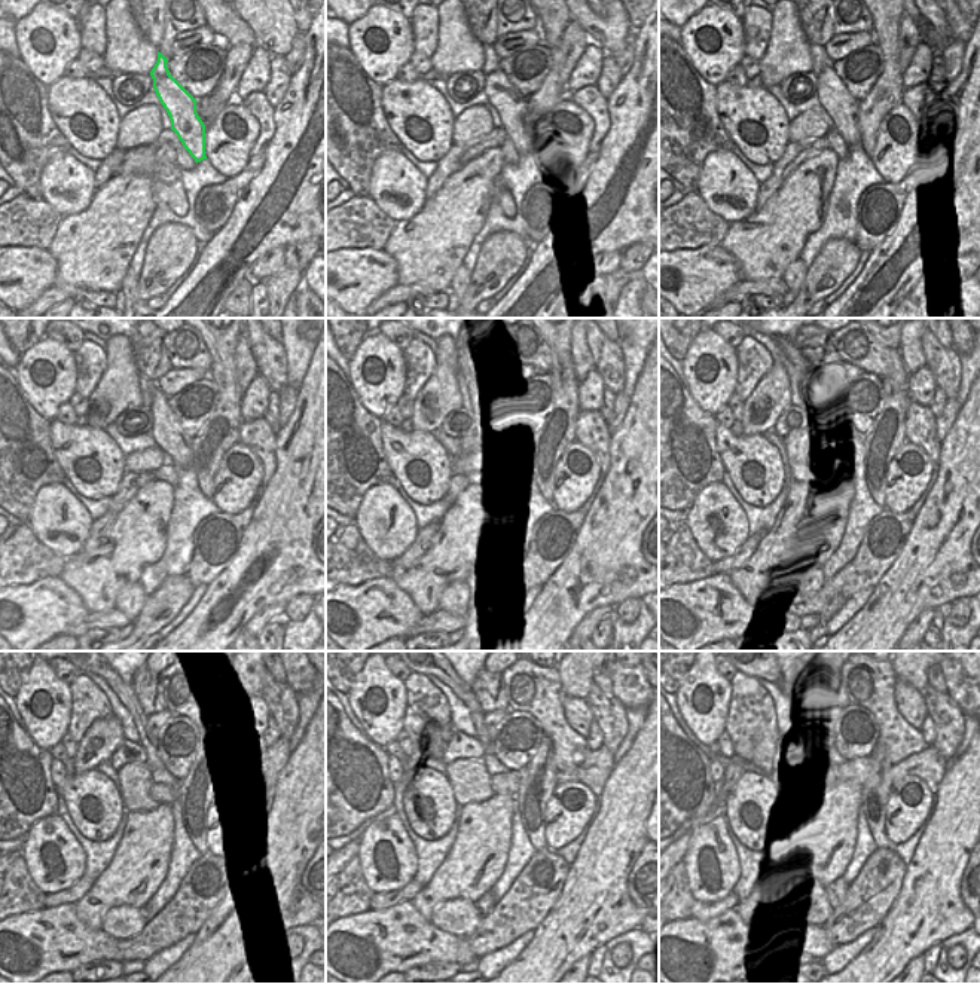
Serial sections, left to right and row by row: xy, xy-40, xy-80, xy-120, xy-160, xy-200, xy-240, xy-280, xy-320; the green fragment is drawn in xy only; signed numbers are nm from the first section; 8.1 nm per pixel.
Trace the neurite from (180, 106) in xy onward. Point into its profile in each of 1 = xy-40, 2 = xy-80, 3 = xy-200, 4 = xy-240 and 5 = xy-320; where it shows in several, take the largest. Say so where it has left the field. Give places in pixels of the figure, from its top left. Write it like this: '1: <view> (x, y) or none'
1: xy-40 (512, 107)
2: xy-80 (833, 95)
3: xy-200 (802, 388)
4: xy-240 (125, 693)
5: xy-320 (778, 681)

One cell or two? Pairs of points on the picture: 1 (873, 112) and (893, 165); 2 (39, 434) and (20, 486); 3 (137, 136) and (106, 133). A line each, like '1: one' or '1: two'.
1: two
2: one
3: two

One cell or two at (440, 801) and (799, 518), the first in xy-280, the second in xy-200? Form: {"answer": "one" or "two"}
{"answer": "two"}

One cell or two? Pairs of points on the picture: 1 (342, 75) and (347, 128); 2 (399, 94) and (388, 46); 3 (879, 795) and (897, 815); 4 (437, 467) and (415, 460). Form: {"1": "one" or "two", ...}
{"1": "one", "2": "two", "3": "two", "4": "one"}

